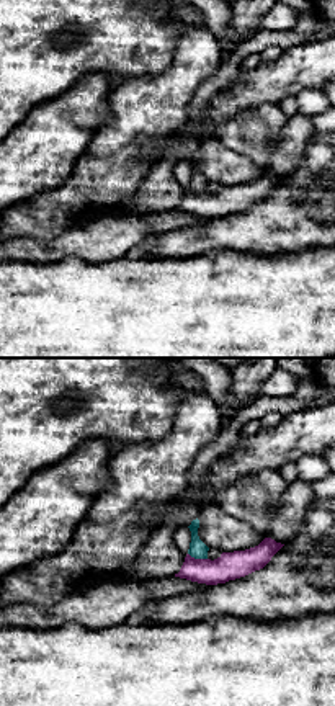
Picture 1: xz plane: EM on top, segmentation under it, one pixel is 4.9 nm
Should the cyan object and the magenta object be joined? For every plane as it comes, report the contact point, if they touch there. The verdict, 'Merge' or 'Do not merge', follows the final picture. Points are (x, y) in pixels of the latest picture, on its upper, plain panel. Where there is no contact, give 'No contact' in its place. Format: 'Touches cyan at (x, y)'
Touches cyan at (198, 192)

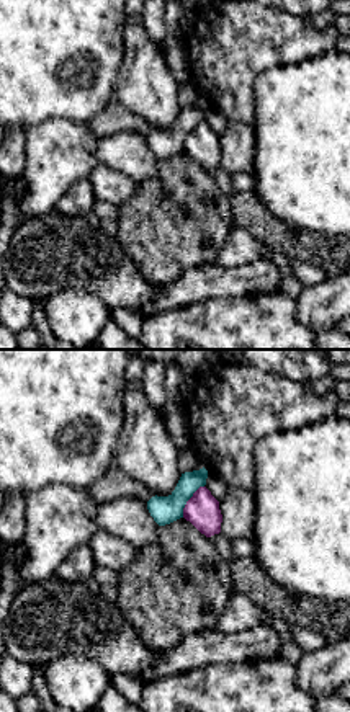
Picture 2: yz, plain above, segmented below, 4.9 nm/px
Touches cyan at (188, 133)

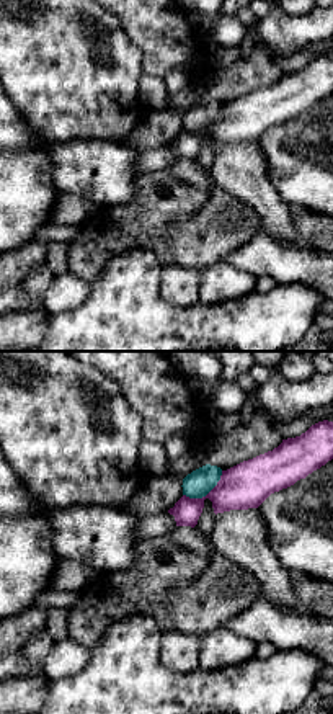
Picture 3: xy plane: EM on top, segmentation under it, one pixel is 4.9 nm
Touches cyan at (206, 128)

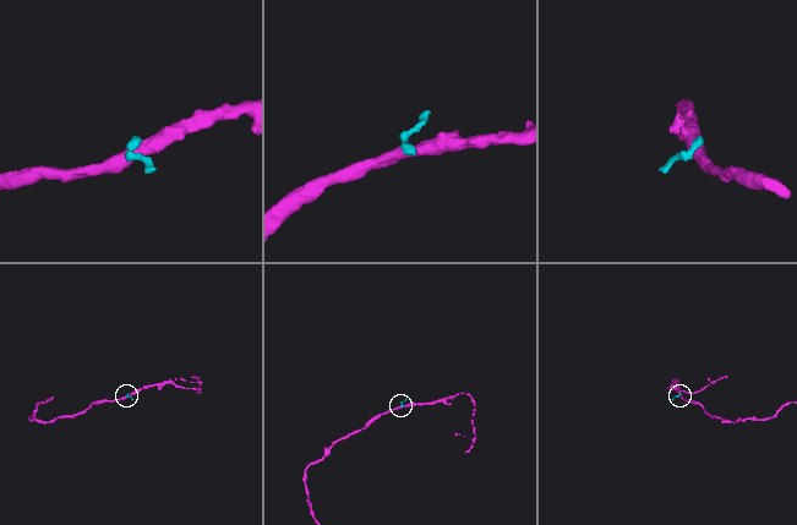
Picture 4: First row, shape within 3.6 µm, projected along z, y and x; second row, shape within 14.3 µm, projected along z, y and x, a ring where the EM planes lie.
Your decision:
Do not merge

